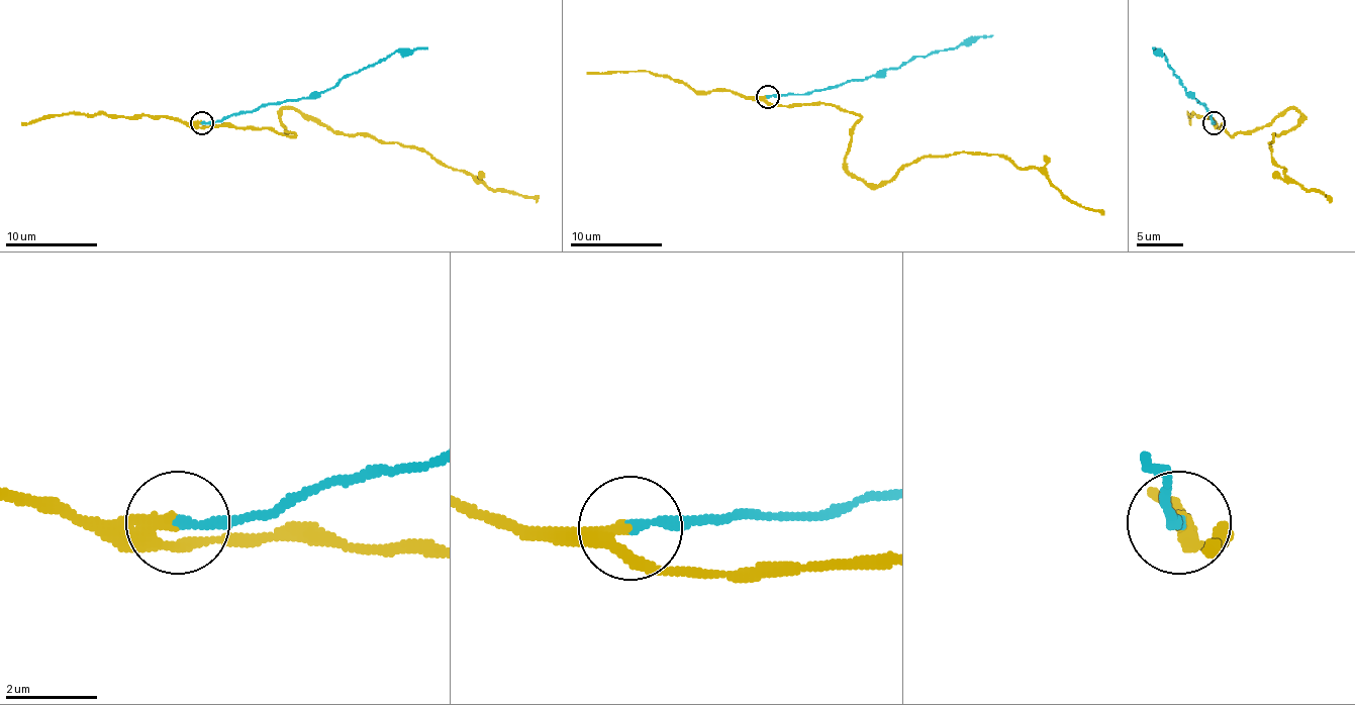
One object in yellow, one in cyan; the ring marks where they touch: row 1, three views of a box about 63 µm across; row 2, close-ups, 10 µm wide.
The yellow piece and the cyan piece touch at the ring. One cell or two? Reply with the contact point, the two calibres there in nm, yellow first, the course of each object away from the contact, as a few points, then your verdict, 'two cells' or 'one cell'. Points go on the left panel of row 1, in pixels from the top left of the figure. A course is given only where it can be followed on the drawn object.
(202, 122) | 260/240 nm | yellow via (201, 122), (294, 135), (280, 122), (280, 112), (291, 108), (340, 133), (414, 145), (454, 171), (537, 203) | cyan via (201, 122), (222, 122), (269, 103), (317, 96), (352, 74), (386, 60), (393, 53), (427, 47) | one cell

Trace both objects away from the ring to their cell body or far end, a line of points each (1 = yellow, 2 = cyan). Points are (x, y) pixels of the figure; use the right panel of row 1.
1: (1213, 122), (1234, 135), (1268, 126), (1293, 108), (1300, 119), (1273, 135), (1271, 157), (1331, 203)
2: (1213, 122), (1203, 103), (1192, 96), (1162, 53), (1153, 47)

